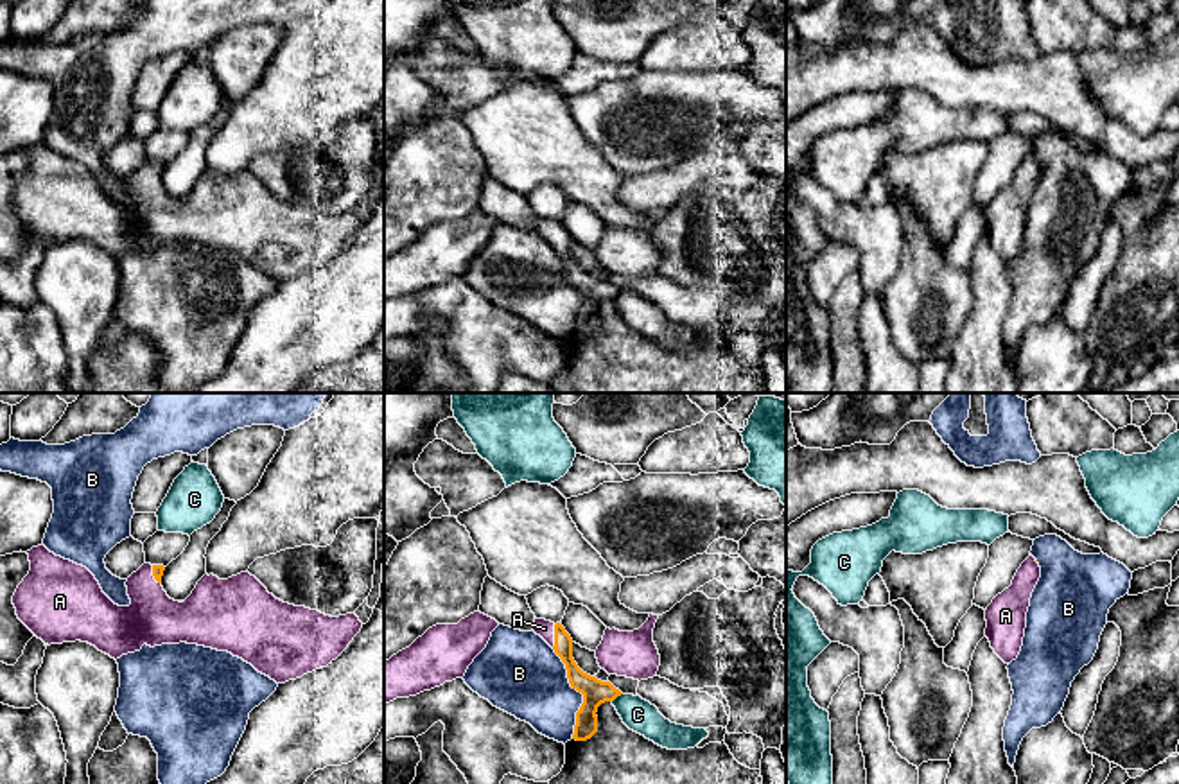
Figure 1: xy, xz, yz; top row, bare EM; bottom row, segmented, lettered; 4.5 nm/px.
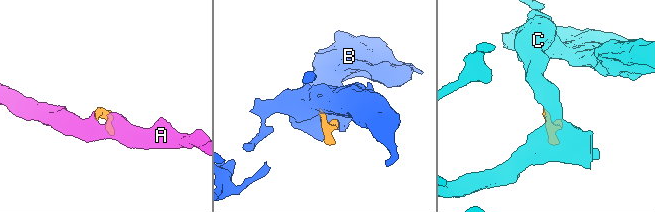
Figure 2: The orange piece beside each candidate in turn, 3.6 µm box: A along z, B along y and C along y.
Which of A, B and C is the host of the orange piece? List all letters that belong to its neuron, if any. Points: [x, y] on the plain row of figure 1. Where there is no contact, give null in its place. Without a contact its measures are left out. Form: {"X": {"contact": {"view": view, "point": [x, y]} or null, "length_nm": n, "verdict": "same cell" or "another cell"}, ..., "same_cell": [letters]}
{"A": {"contact": {"view": "xz", "point": [555, 234]}, "length_nm": 110, "verdict": "same cell"}, "B": {"contact": {"view": "xz", "point": [580, 289]}, "length_nm": 420, "verdict": "another cell"}, "C": {"contact": {"view": "xz", "point": [616, 295]}, "length_nm": 60, "verdict": "another cell"}, "same_cell": ["A"]}

